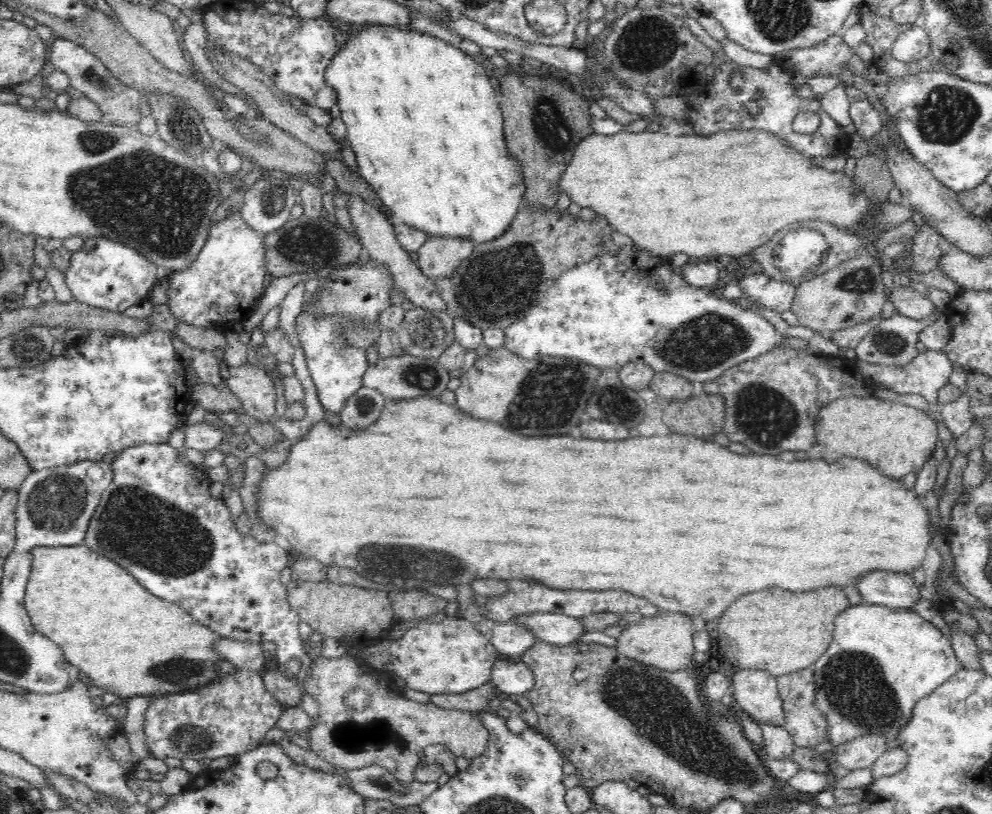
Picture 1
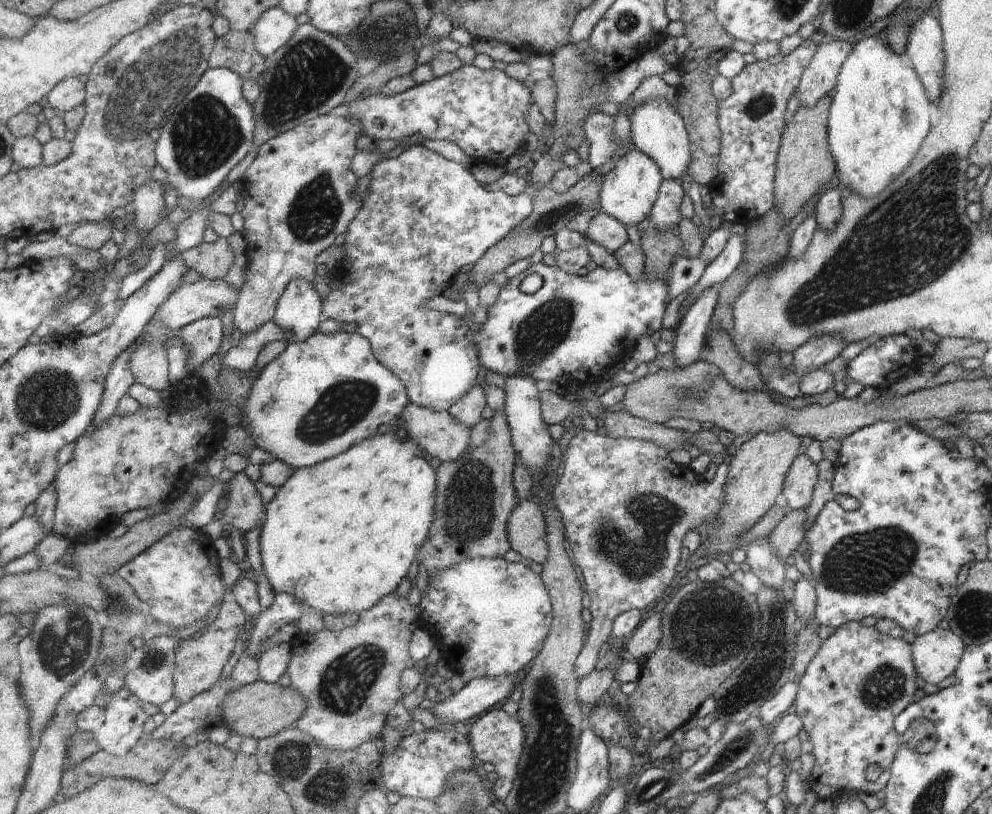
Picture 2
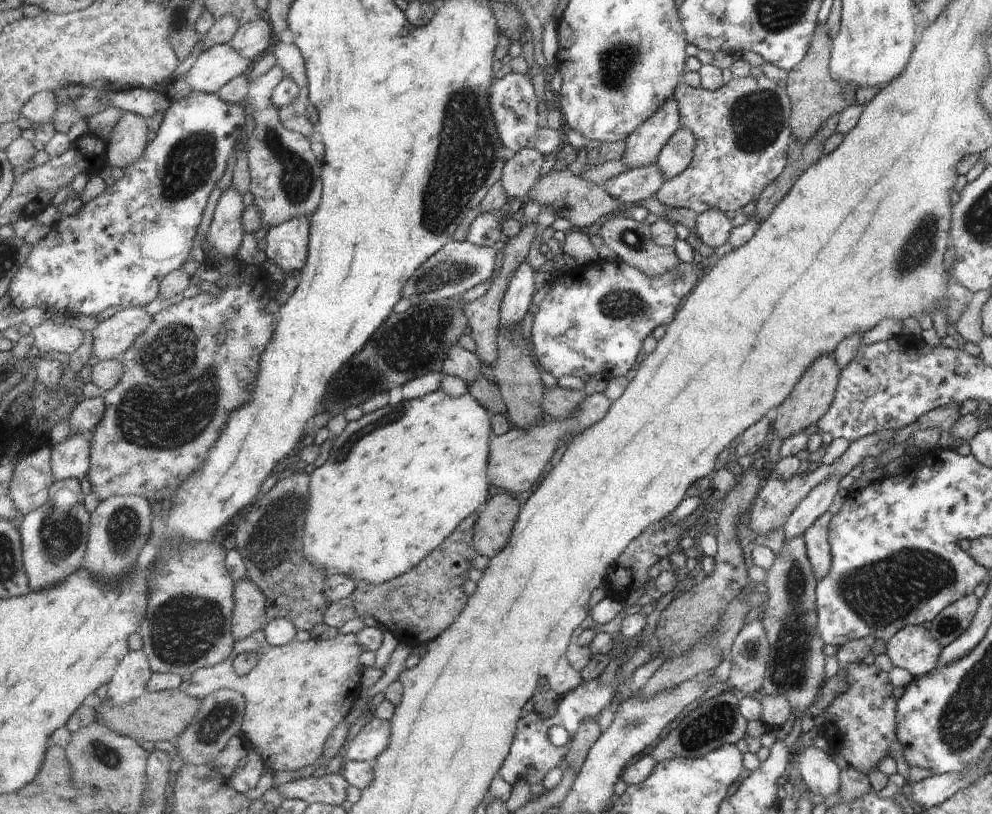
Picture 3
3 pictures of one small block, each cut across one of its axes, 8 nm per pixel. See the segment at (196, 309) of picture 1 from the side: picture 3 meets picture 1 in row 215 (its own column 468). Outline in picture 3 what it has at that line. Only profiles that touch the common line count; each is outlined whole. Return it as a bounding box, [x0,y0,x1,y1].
[466,202,517,248]

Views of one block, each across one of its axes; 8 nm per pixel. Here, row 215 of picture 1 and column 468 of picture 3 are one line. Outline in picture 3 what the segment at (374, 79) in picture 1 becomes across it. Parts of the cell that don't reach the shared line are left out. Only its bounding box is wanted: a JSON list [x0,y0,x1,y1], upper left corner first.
[303,389,493,586]

